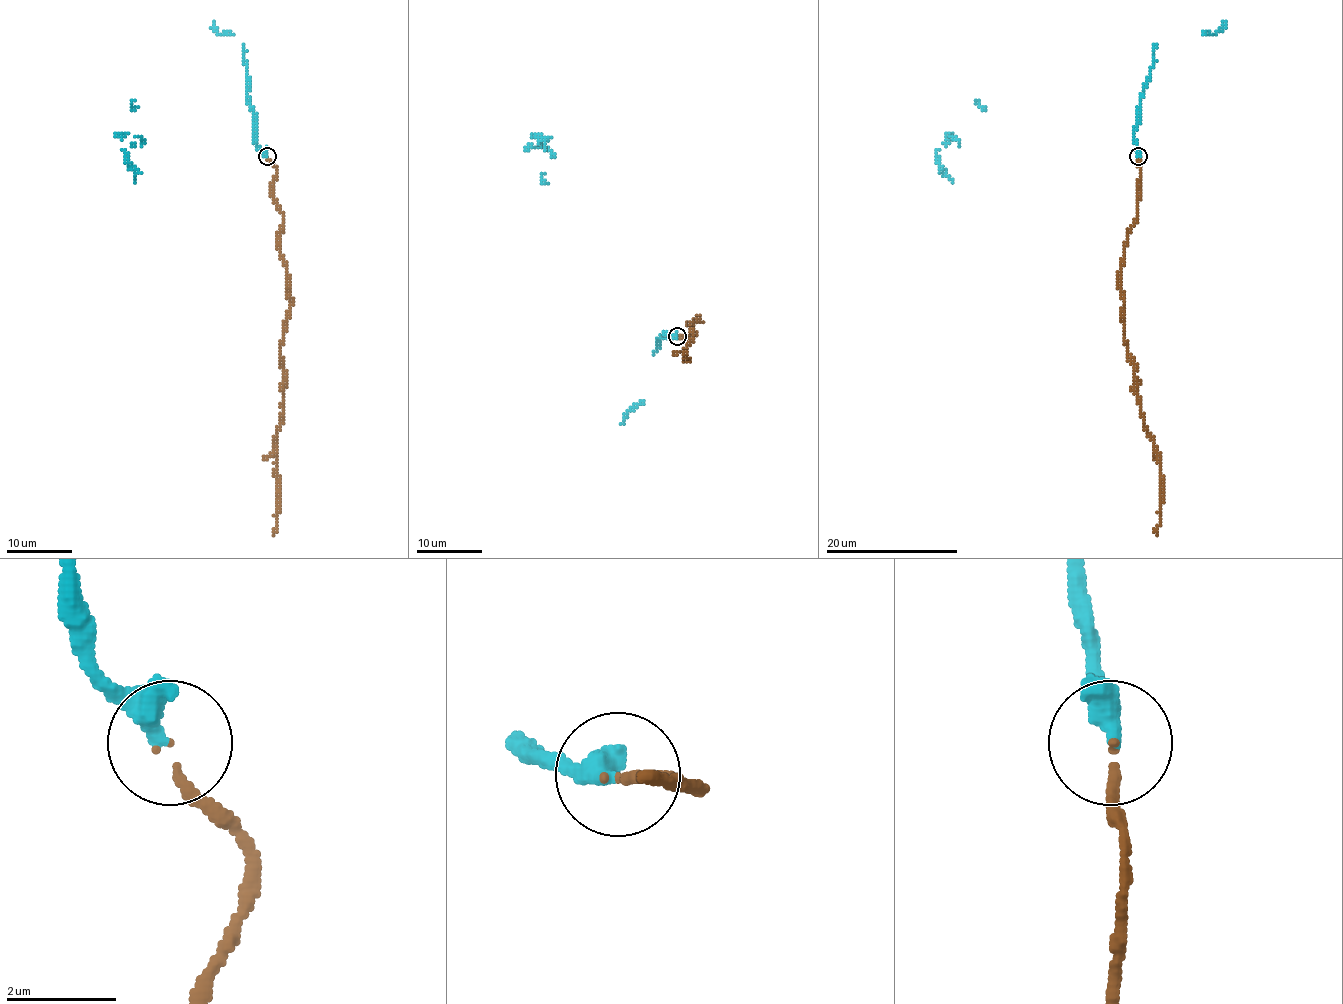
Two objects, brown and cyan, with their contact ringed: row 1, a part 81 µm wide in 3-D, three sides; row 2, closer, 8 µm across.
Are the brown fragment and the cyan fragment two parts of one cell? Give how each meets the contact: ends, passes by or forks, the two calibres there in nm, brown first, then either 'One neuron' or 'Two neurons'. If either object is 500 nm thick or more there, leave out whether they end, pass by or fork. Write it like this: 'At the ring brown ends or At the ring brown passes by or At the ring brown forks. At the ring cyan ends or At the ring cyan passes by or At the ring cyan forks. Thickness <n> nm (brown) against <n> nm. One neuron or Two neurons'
At the ring brown ends. At the ring cyan passes by. Thickness 160 nm (brown) against 280 nm. One neuron

